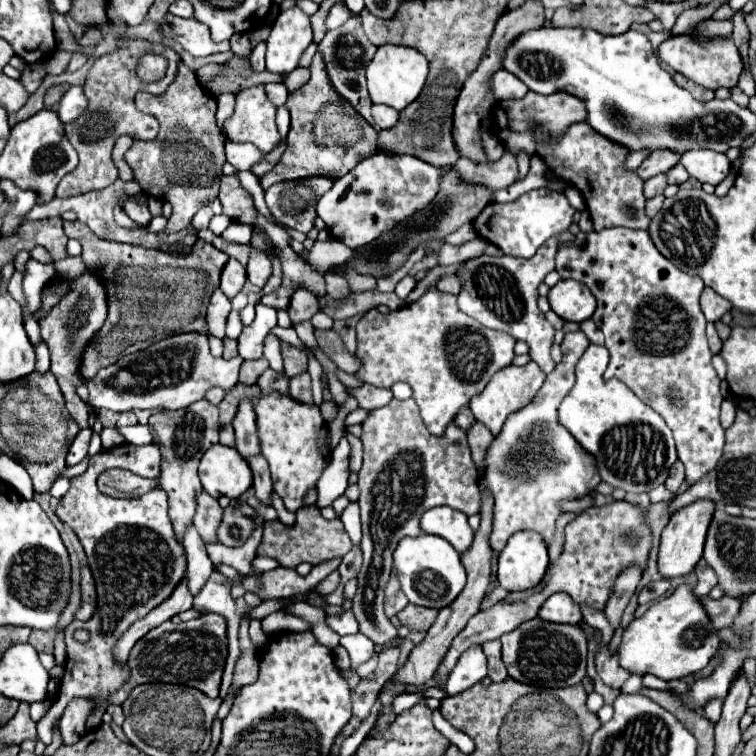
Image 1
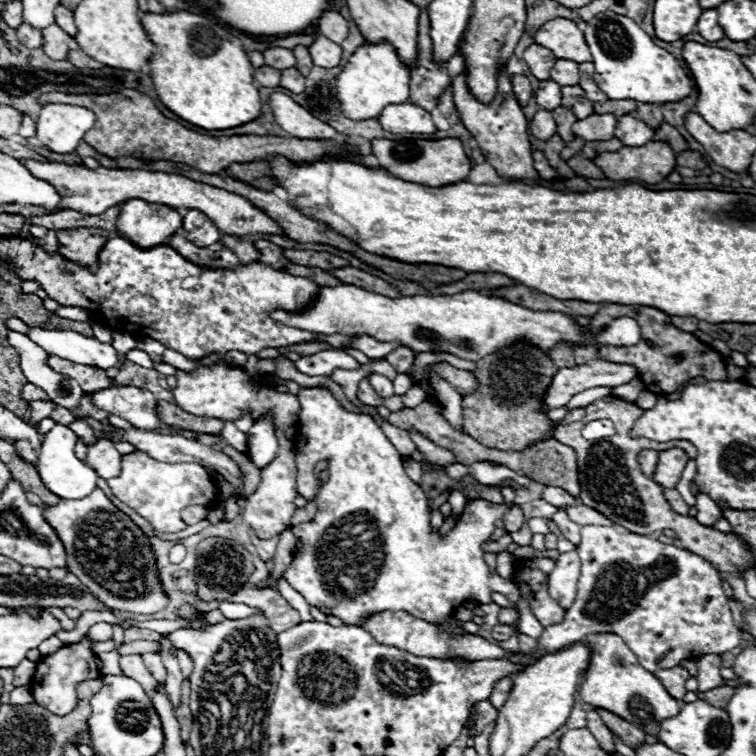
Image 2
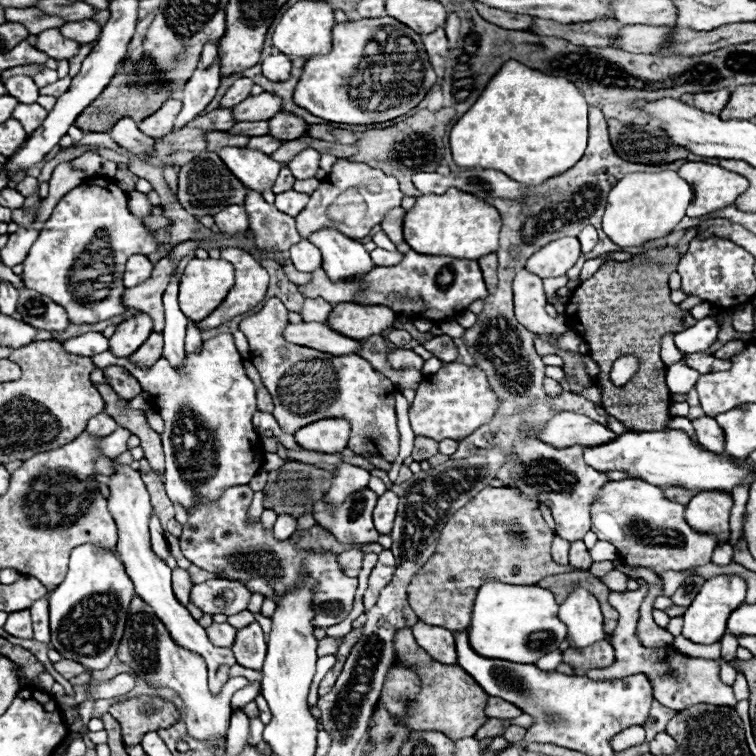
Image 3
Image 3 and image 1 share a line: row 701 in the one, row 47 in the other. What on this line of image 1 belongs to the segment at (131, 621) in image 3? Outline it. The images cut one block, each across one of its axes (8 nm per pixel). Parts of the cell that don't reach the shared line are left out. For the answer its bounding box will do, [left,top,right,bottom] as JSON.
[162,12,230,56]

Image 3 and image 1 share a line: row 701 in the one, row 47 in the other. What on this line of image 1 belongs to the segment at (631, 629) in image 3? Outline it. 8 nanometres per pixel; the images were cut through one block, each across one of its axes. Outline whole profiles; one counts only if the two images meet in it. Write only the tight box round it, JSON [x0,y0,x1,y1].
[658,34,744,90]

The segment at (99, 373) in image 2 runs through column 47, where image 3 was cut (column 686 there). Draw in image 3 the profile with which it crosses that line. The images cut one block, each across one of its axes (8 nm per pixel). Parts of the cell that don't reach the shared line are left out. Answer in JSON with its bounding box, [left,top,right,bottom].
[686,354,732,374]

